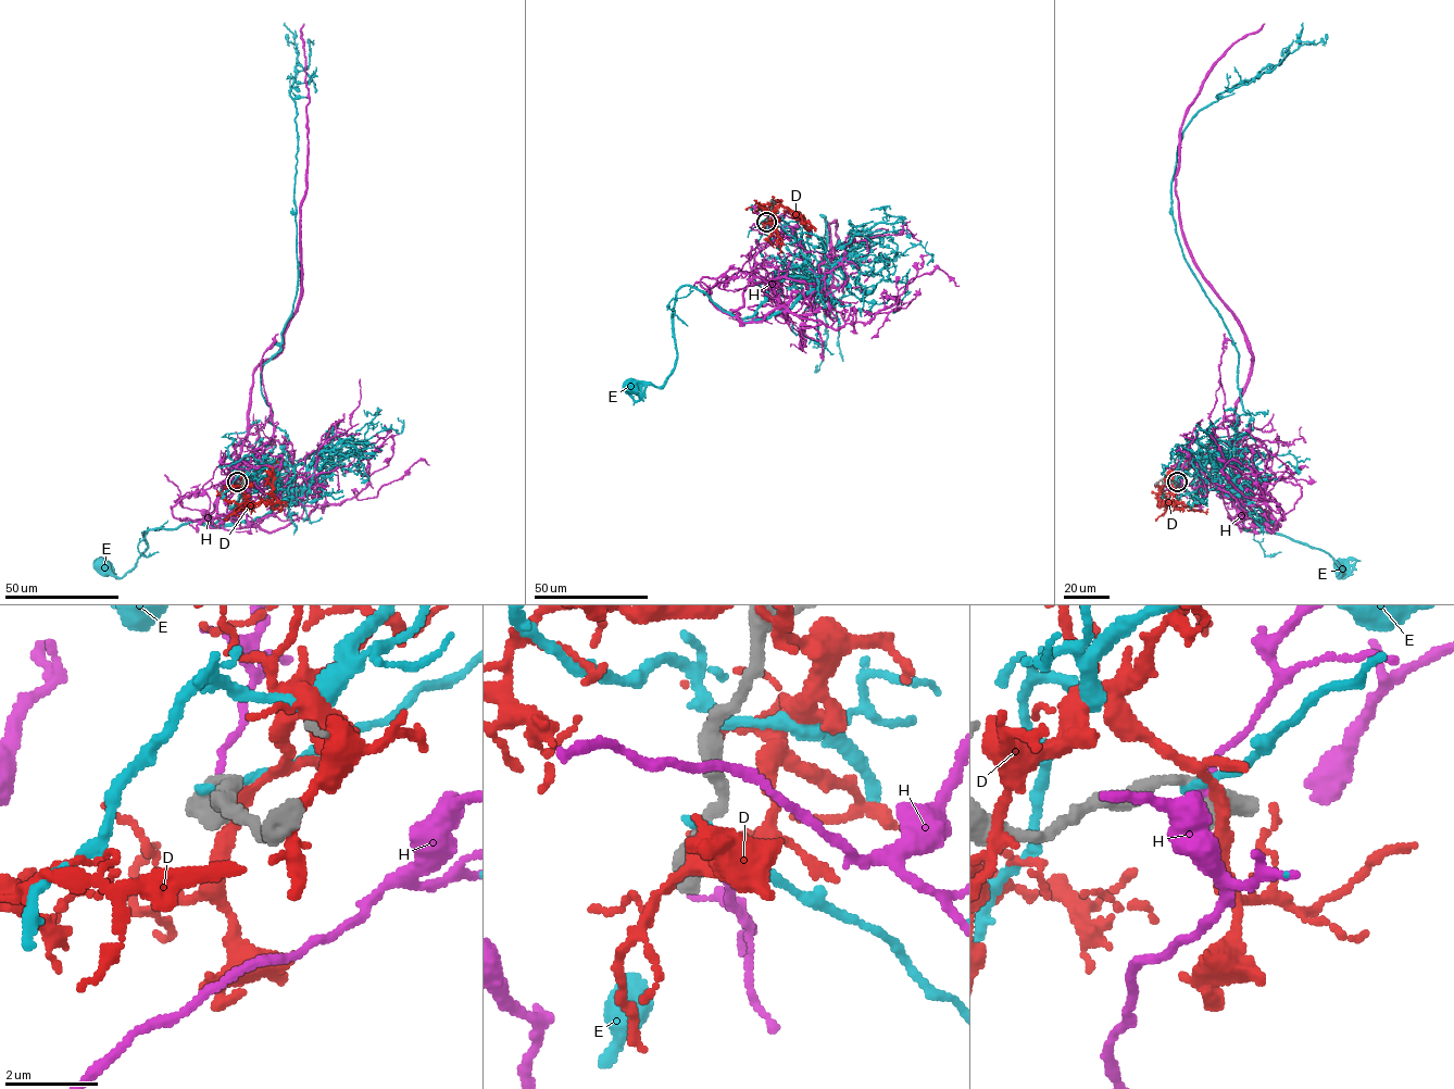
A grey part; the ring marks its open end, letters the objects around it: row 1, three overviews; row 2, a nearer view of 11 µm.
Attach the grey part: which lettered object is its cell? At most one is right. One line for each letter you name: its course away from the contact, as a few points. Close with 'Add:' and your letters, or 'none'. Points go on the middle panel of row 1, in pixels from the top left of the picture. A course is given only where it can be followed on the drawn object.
Add: none

